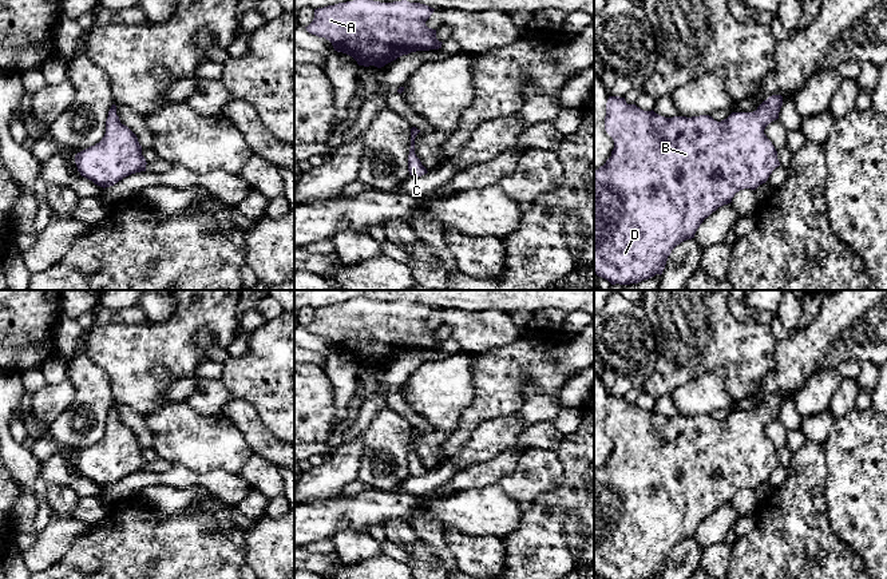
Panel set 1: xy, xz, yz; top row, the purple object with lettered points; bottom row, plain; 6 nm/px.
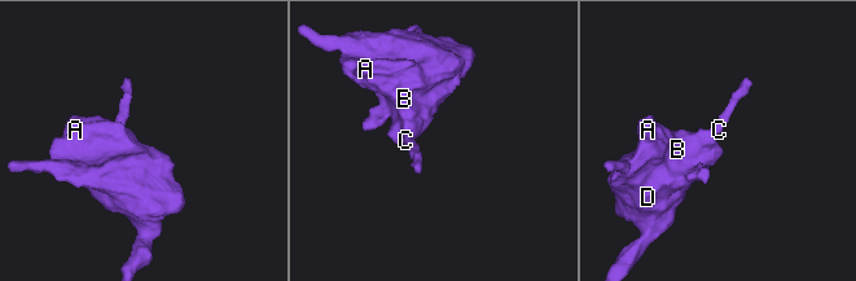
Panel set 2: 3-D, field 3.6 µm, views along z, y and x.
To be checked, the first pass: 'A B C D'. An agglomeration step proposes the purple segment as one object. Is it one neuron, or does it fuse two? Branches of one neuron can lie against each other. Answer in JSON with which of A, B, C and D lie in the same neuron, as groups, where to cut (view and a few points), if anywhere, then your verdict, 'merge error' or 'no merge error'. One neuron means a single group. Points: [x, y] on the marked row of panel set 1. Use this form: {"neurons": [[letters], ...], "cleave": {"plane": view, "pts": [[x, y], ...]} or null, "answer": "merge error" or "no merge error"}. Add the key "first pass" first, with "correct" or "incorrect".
{"first pass": "correct", "neurons": [["A", "B", "C", "D"]], "cleave": null, "answer": "no merge error"}

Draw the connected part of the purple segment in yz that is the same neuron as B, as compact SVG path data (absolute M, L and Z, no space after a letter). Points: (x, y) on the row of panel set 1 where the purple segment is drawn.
M772 95L753 112L732 112L726 119L717 122L709 115L665 118L652 111L644 111L635 104L627 104L625 98L609 96L606 103L605 130L614 140L611 156L603 166L594 170L594 273L607 279L611 285L630 285L662 274L672 250L686 239L694 238L700 225L718 207L732 202L736 193L744 189L756 190L765 183L772 171L780 166L777 151L764 134L765 127L779 119L783 106L781 95Z

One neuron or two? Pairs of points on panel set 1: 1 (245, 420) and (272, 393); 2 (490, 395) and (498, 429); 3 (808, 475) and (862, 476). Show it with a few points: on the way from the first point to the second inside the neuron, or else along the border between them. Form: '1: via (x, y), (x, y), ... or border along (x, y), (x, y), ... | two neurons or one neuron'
1: border along (232, 396), (245, 399), (274, 435) | two neurons
2: border along (517, 412), (497, 419), (486, 419), (470, 437) | two neurons
3: border along (822, 444), (827, 466), (827, 507) | two neurons

